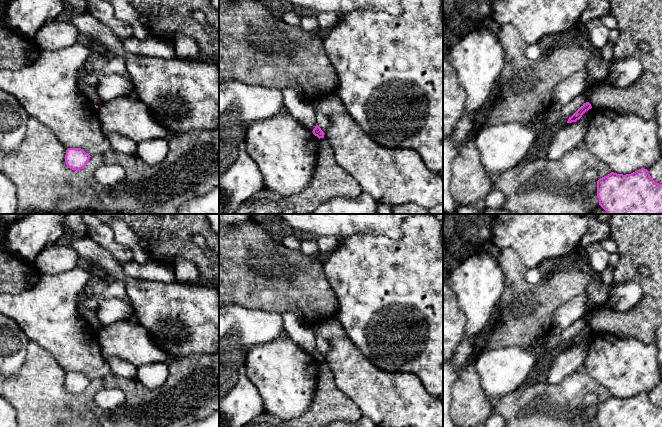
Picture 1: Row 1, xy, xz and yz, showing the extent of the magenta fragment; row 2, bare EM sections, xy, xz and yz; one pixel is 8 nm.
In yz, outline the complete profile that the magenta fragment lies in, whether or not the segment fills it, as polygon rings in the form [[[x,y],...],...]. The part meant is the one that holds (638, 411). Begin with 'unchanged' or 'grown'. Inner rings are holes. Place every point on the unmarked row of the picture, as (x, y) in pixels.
unchanged | [[[644,392],[626,399],[611,396],[597,405],[597,420],[599,427],[662,427],[662,408],[655,406]]]

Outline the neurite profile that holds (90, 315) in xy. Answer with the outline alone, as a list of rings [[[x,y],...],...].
[[[79,309],[79,315],[82,316],[87,322],[96,330],[100,330],[103,326],[101,325],[97,312],[94,309]]]

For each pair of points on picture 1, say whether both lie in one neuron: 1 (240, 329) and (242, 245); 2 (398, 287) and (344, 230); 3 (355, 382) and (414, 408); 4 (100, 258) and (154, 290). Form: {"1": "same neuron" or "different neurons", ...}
{"1": "different neurons", "2": "different neurons", "3": "same neuron", "4": "same neuron"}

